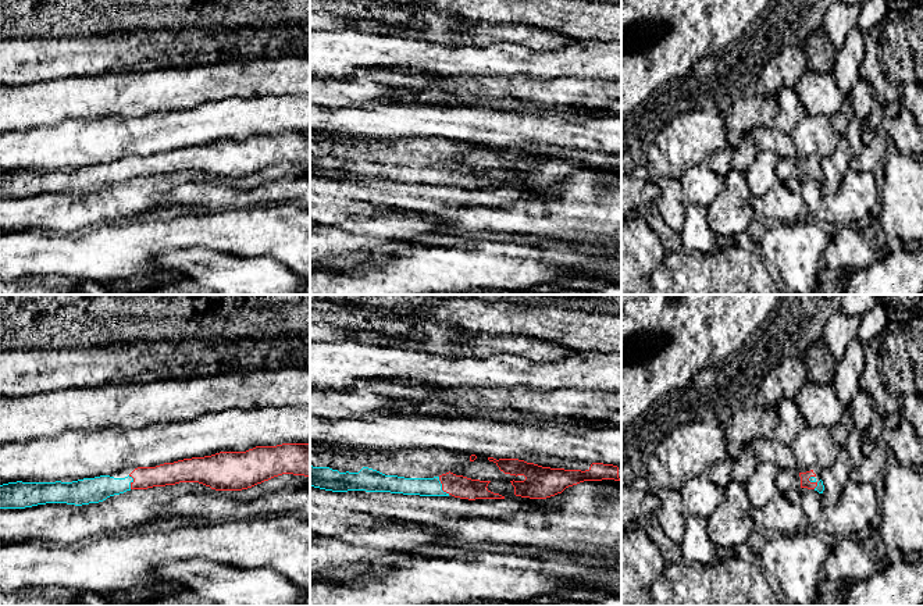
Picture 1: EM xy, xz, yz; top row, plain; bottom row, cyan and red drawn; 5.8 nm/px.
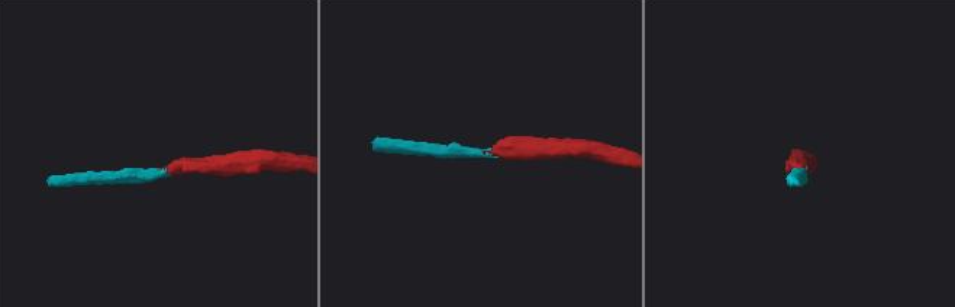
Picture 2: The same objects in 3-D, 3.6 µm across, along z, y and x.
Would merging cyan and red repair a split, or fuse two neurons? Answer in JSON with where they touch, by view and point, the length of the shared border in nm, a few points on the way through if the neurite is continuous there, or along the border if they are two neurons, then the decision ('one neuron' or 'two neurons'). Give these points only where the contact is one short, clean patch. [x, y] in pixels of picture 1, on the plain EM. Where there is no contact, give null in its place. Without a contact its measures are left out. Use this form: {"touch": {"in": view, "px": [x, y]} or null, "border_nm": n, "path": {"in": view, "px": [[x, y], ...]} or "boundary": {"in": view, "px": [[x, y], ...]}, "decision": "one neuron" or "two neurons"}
{"touch": {"in": "xz", "px": [441, 175]}, "border_nm": 120, "path": {"in": "xz", "px": [[424, 175], [441, 175], [460, 175]]}, "decision": "one neuron"}

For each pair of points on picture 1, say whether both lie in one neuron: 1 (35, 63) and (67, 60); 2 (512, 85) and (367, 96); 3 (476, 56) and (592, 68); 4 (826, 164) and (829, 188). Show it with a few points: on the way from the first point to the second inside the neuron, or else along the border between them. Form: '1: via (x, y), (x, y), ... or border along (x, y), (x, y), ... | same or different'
1: via (43, 60), (59, 60) | same
2: via (476, 86), (403, 82) | same
3: via (505, 60), (519, 60), (528, 64), (563, 64) | same
4: via (829, 170), (829, 182) | same

